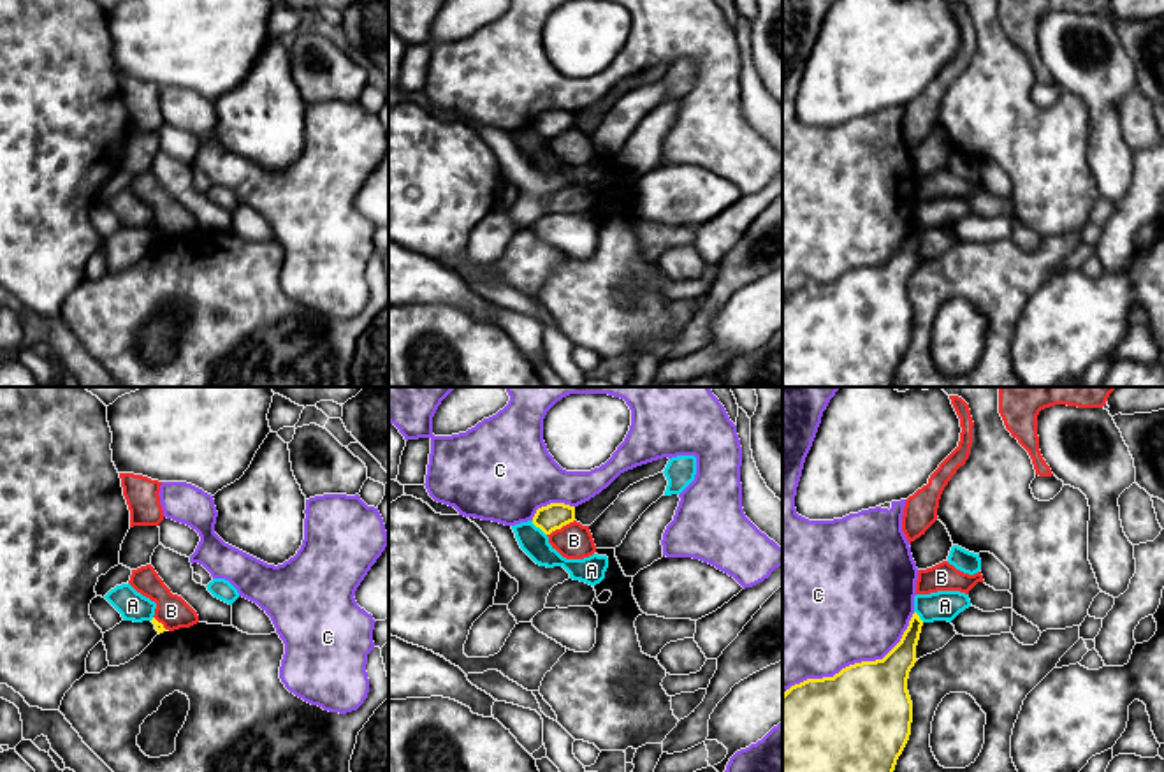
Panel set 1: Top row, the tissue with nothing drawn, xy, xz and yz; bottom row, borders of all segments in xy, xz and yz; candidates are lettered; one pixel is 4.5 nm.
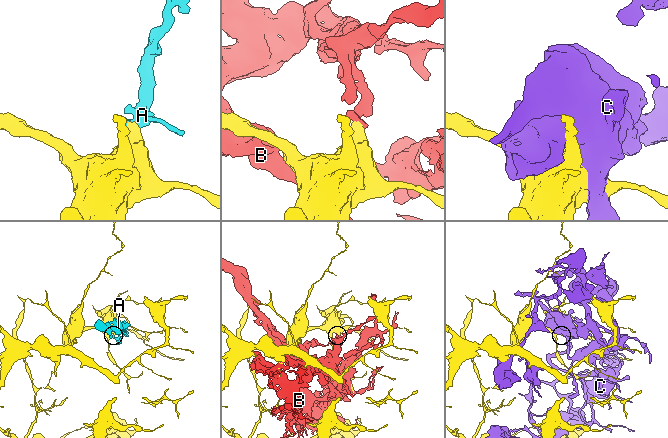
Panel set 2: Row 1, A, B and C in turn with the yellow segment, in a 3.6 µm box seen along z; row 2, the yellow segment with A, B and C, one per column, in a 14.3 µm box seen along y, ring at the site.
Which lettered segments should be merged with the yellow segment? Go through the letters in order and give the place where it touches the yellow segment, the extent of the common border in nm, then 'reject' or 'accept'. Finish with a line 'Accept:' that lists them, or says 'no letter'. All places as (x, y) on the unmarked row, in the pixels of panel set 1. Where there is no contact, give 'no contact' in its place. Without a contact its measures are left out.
A: meets yellow in xz at (538, 132); contact 100 nm long; reject
B: meets yellow in xz at (560, 134); contact 150 nm long; reject
C: meets yellow in yz at (857, 269); contact 700 nm long; reject
Accept: no letter

